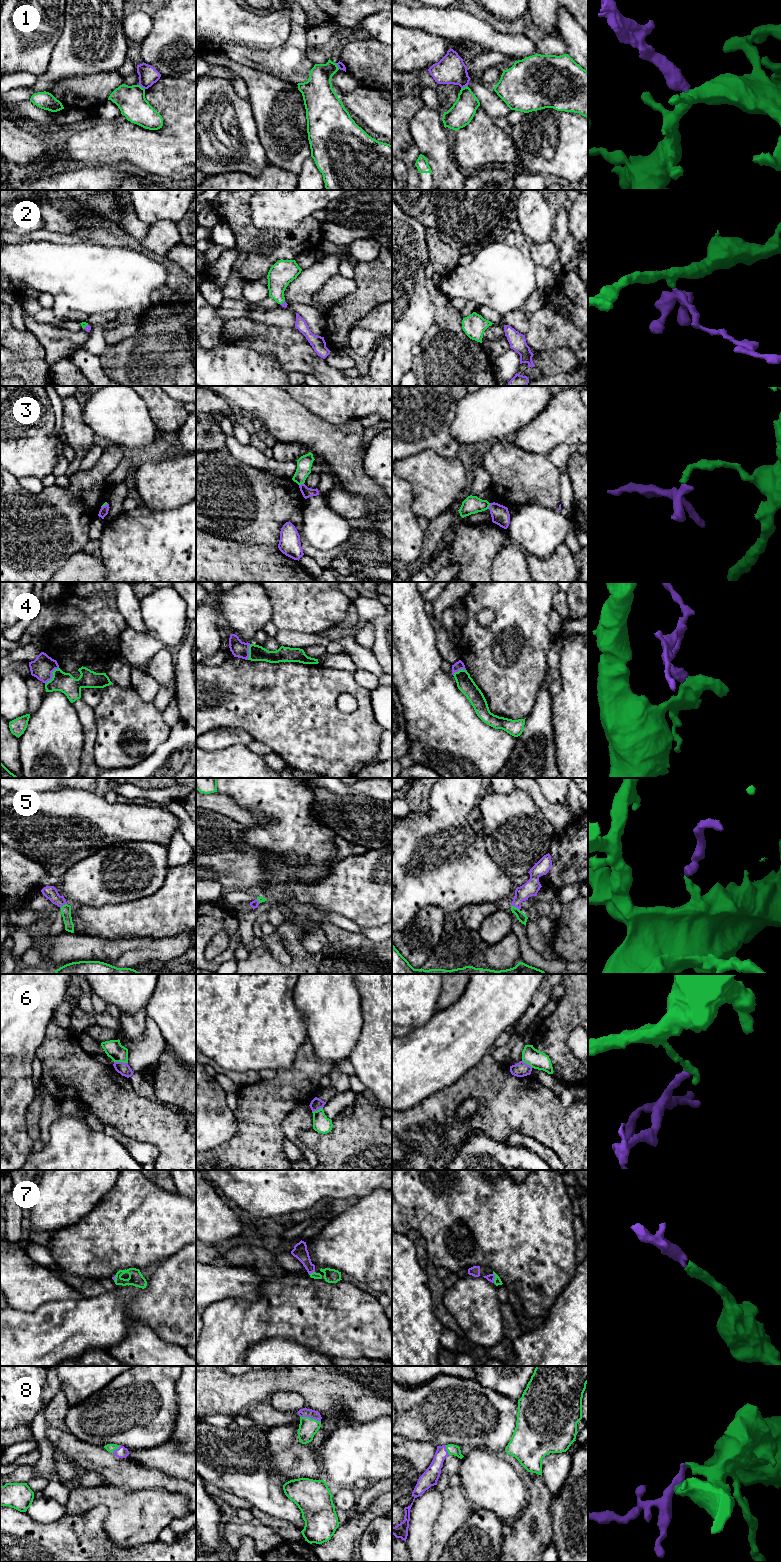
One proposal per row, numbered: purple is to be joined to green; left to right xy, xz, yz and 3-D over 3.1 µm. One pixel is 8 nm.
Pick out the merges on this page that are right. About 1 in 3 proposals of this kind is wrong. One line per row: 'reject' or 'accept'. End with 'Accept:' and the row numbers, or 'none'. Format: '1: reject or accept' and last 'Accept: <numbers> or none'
1: reject
2: accept
3: reject
4: accept
5: accept
6: reject
7: accept
8: accept
Accept: 2, 4, 5, 7, 8

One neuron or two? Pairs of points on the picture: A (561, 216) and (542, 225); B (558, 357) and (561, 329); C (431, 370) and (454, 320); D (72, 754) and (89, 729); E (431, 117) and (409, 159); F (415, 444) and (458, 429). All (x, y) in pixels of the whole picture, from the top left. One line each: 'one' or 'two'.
A: two
B: two
C: one
D: two
E: two
F: two

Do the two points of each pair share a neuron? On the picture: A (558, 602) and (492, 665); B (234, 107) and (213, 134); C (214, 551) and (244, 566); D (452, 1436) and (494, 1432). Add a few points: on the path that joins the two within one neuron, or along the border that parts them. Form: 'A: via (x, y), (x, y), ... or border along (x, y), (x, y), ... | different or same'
A: border along (557, 592), (552, 608) | different
B: via (227, 114), (214, 127) | same
C: via (221, 558), (229, 566), (237, 566) | same
D: via (462, 1433), (484, 1433) | same

